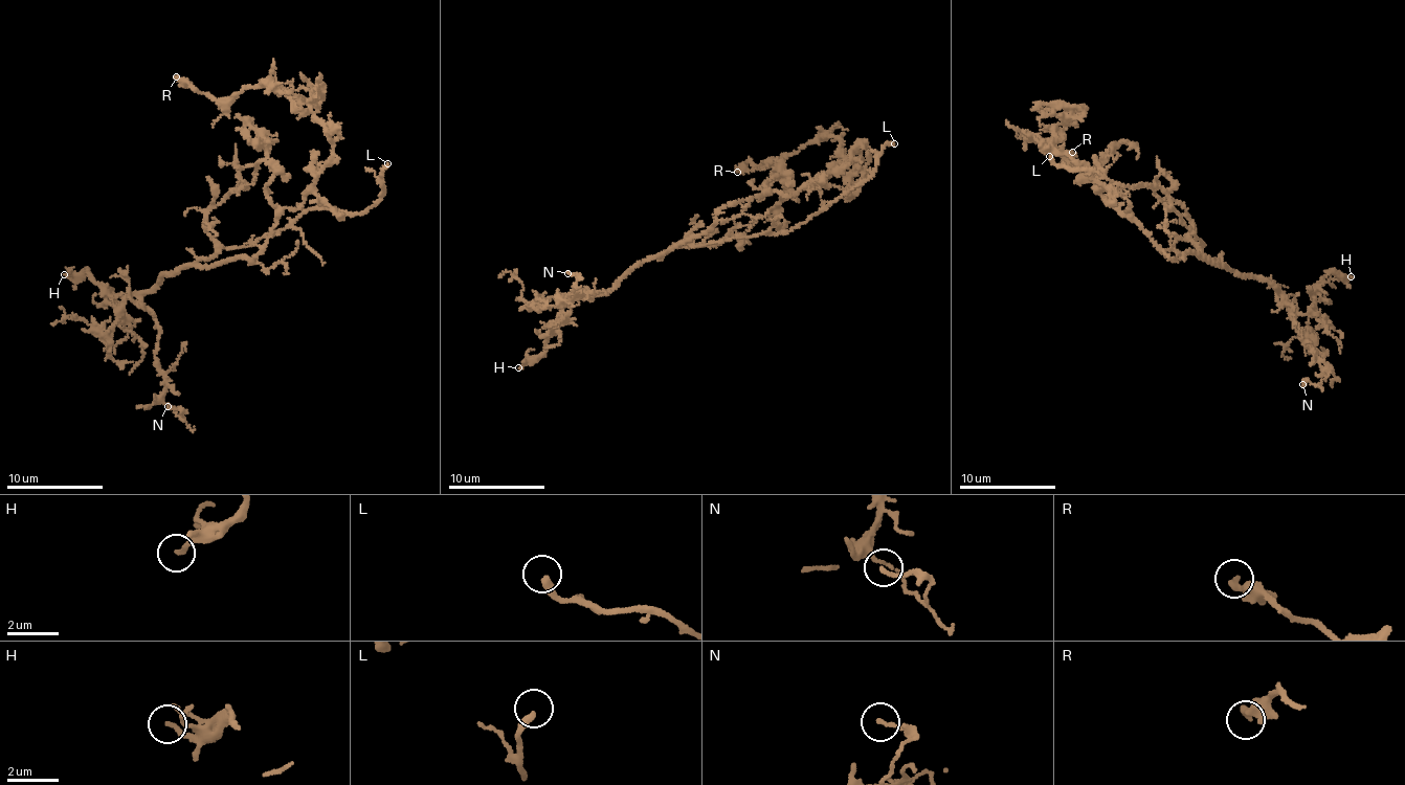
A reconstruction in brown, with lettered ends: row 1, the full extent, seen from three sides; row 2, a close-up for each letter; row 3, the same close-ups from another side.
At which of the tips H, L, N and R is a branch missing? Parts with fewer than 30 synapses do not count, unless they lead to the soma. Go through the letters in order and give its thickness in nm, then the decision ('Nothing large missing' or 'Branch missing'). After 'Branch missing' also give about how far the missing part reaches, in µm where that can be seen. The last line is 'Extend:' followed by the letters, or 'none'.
H: Thickness 170 nm. Nothing large missing
L: Thickness 280 nm. Branch missing. Missing length about 10 µm
N: Thickness 150 nm. Nothing large missing
R: Thickness 340 nm. Nothing large missing
Extend: L

